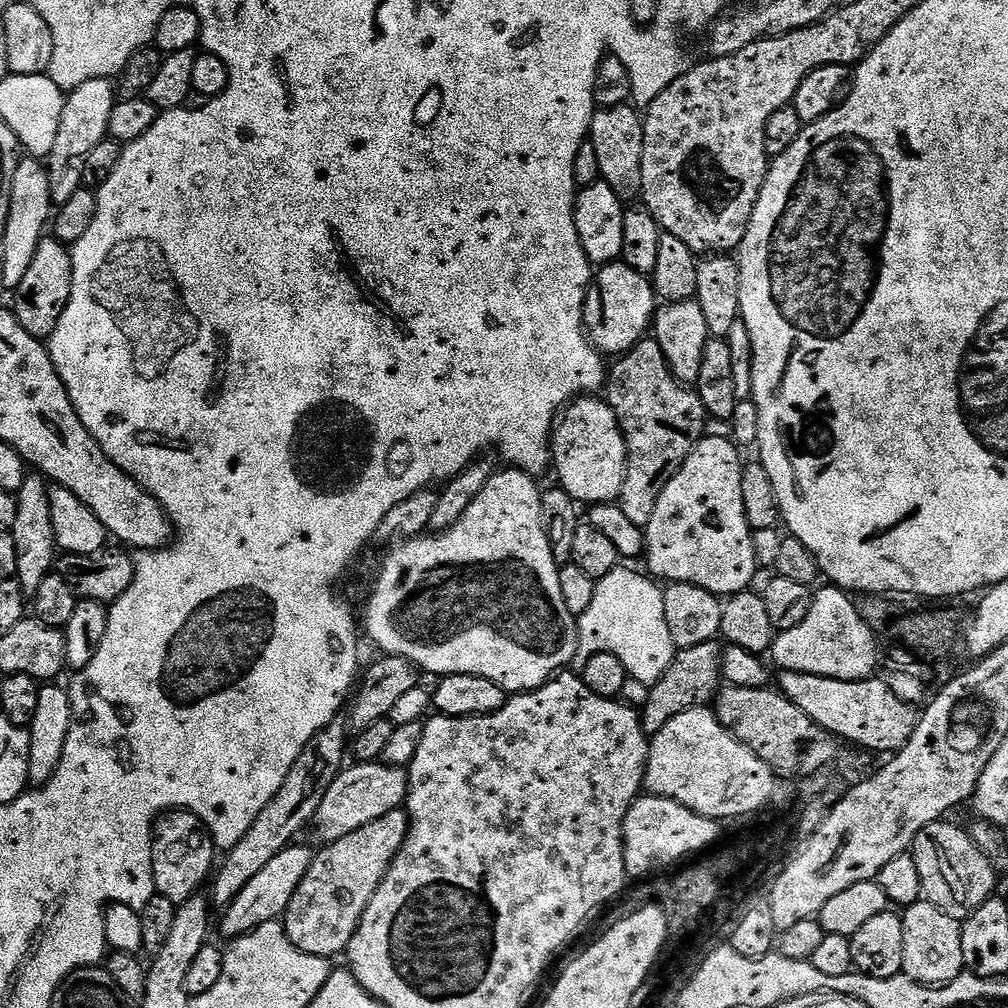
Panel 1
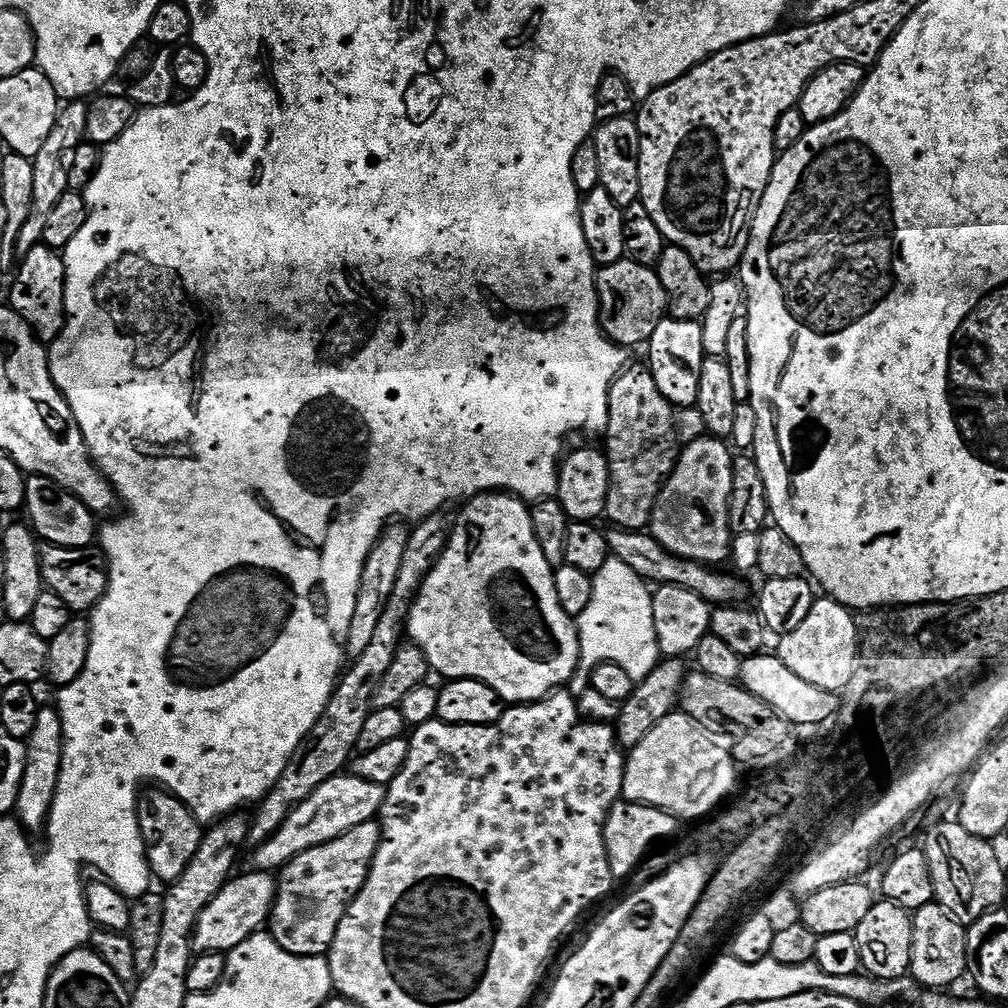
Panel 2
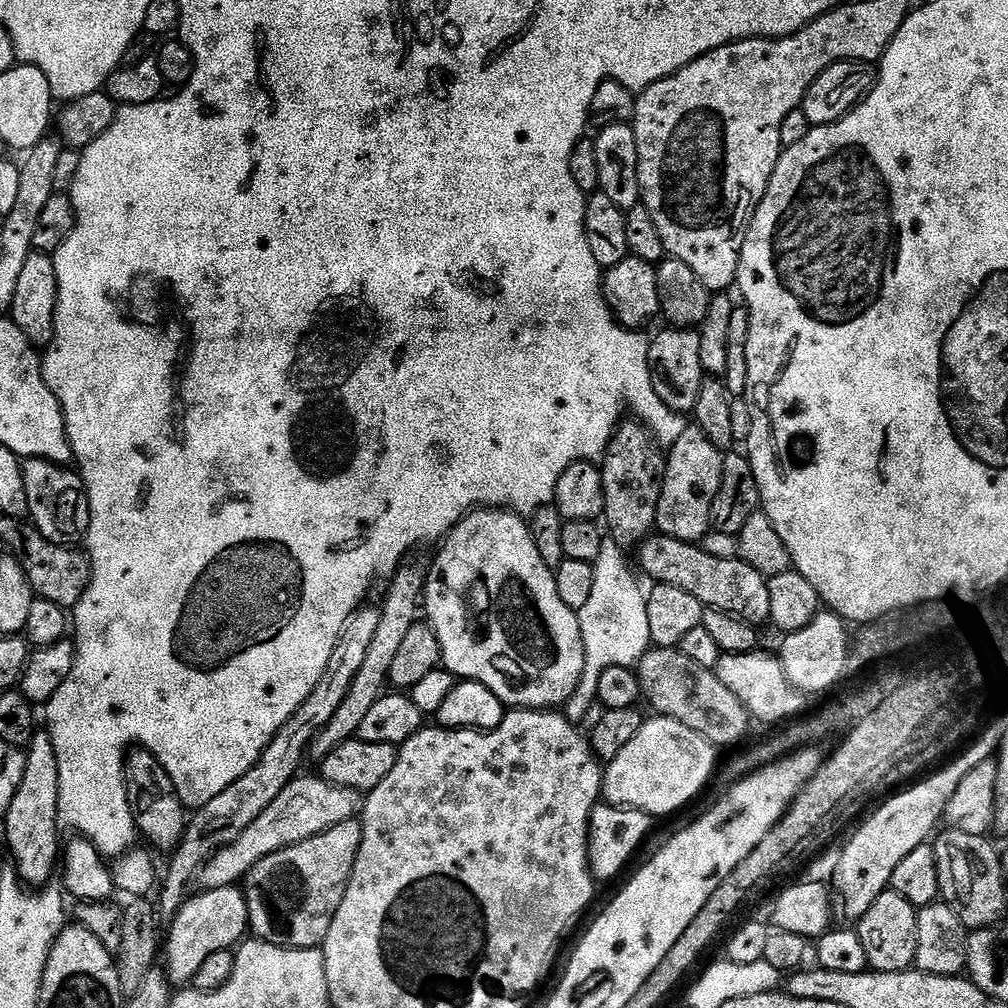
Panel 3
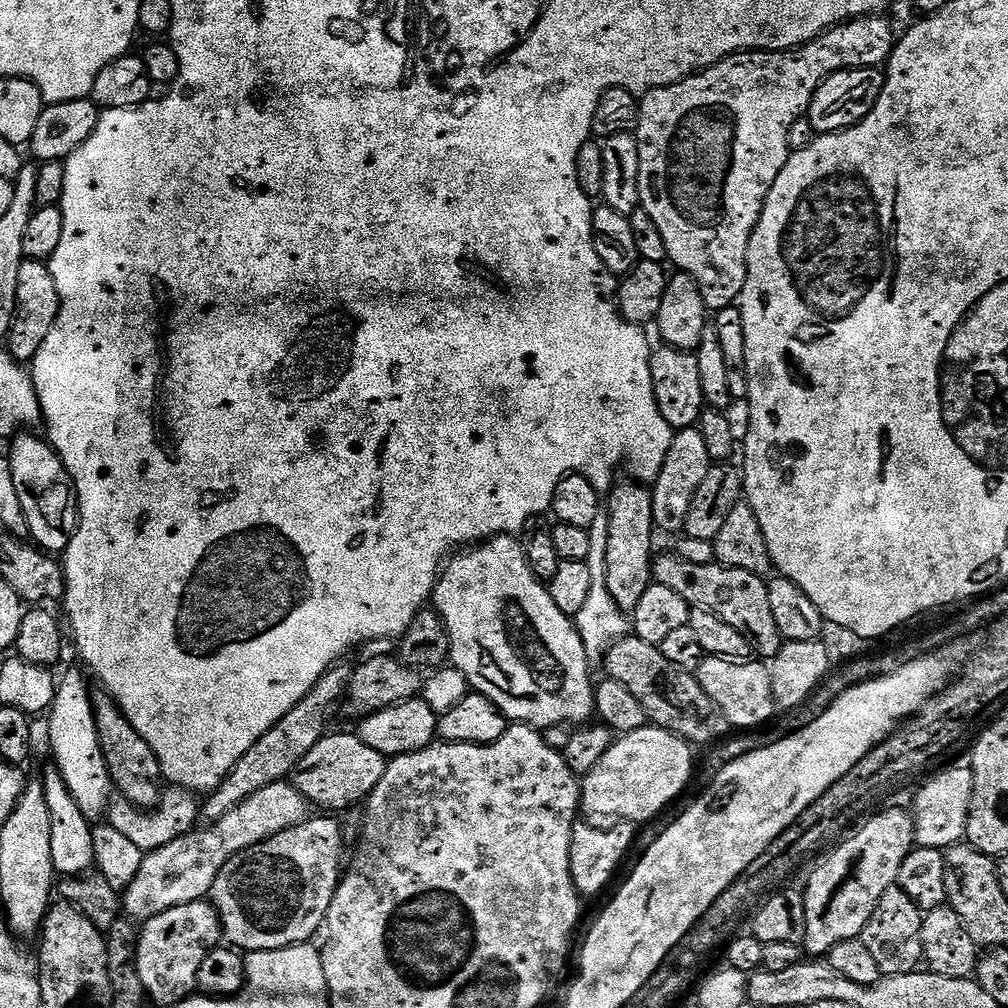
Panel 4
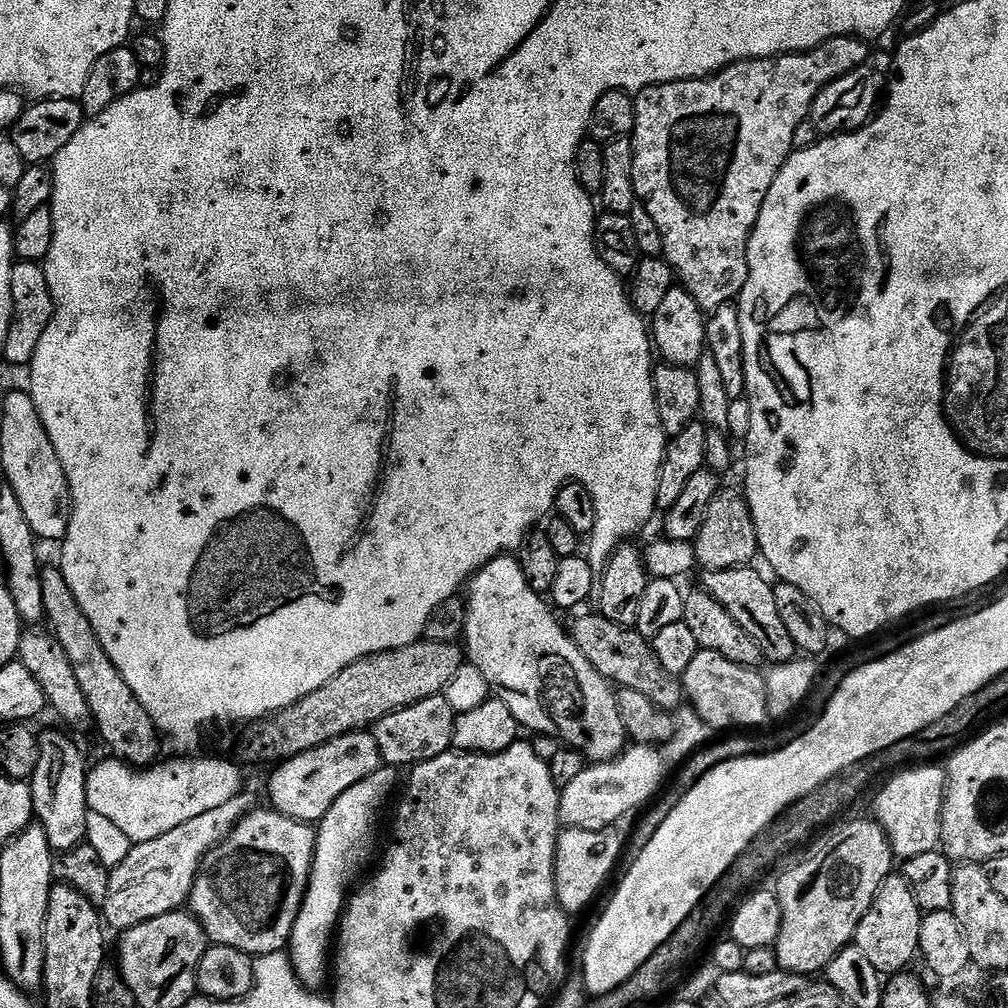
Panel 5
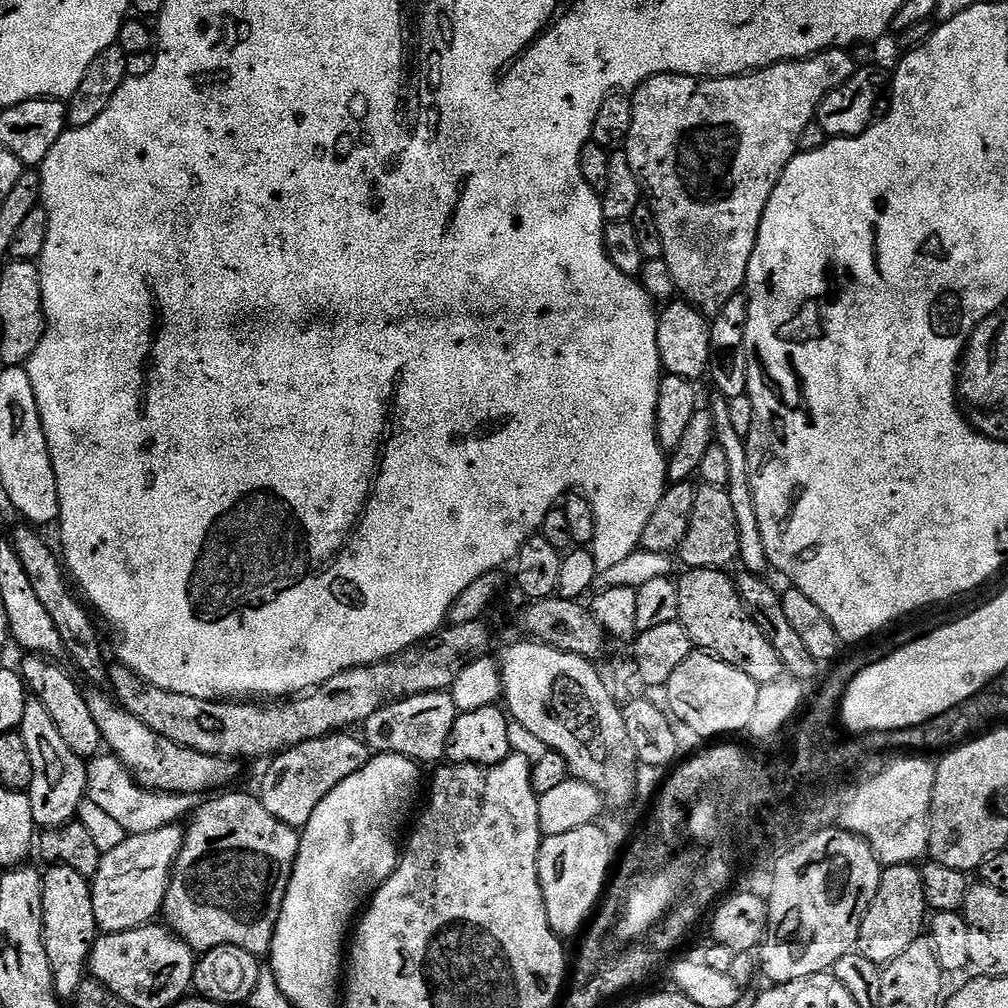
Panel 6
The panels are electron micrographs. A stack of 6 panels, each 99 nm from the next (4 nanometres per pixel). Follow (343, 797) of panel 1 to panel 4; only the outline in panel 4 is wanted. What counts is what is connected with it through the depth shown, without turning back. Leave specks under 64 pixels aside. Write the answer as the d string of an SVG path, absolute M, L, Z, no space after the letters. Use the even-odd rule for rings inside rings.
M291 782L262 786L262 790L258 790L258 794L250 794L238 806L234 806L234 810L226 813L221 820L204 826L201 832L193 830L177 837L168 845L147 853L138 874L134 876L127 888L123 889L123 915L133 922L143 922L170 910L174 906L182 906L195 900L205 899L212 891L214 878L218 878L222 866L226 866L226 862L230 862L230 858L234 858L250 846L261 844L262 841L268 840L274 834L280 834L282 830L290 830L294 826L305 824L310 819L308 808L310 809L310 802Z

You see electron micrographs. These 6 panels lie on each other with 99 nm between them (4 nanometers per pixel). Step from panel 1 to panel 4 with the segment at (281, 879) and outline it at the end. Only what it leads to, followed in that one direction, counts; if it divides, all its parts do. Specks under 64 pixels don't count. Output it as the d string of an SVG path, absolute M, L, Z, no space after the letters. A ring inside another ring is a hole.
M207 899L174 906L154 918L143 921L136 941L136 969L144 995L156 1004L178 1006L197 991L198 969L202 958L222 940L220 915Z

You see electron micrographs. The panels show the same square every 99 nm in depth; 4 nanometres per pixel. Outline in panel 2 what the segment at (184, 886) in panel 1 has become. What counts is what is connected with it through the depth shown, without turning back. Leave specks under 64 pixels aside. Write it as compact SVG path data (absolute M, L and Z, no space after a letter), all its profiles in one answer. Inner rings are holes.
M152 786L141 791L136 802L136 817L144 839L144 853L148 856L148 868L157 881L171 882L180 877L182 870L190 866L190 858L198 852L205 829L191 810L171 792Z

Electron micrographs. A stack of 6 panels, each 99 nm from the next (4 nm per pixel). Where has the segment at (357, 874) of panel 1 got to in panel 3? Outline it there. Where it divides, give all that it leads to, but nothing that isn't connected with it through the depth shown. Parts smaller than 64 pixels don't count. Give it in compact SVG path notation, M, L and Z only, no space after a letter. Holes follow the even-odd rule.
M359 819L347 820L314 838L306 838L306 842L286 846L255 864L242 881L251 935L283 948L320 948L330 930L330 922L334 922L334 914L338 914L338 906L342 906L344 891L358 858L358 846L362 846L362 823Z

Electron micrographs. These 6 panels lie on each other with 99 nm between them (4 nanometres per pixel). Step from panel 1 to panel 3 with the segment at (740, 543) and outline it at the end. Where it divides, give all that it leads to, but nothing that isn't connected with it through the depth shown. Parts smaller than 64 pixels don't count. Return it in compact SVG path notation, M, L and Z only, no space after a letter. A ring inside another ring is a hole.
M689 426L682 434L682 438L678 438L678 442L674 442L667 449L666 463L664 466L664 485L662 486L662 494L658 498L658 510L656 511L656 528L659 535L669 536L675 540L682 541L683 544L696 544L703 541L704 537L708 535L712 528L712 507L716 505L716 495L722 486L722 474L724 473L725 457L722 455L721 449L714 446L714 442L710 442L710 438L706 438L706 434L702 434L702 430L695 426Z

